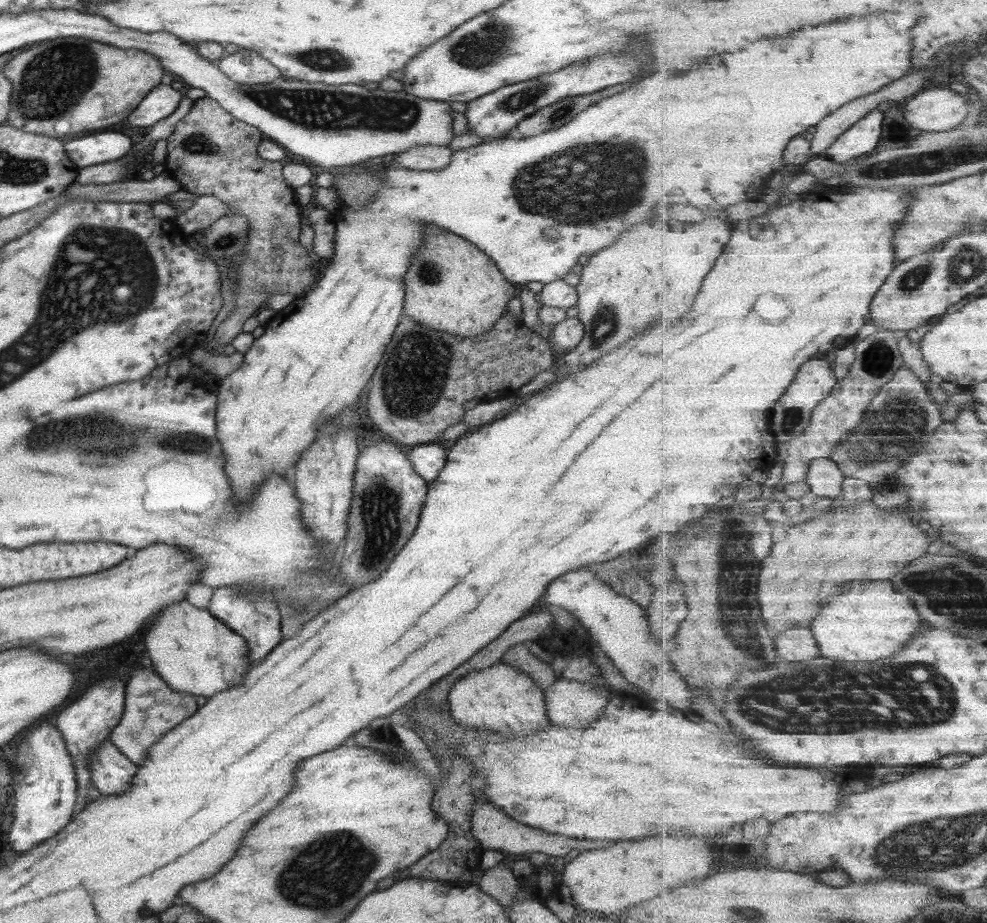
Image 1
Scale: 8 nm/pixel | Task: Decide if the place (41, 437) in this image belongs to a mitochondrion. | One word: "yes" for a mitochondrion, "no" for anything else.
yes

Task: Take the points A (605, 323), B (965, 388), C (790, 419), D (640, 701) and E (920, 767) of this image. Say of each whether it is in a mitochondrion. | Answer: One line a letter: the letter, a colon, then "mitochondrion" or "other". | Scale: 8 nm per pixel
A: mitochondrion
B: other
C: mitochondrion
D: other
E: other

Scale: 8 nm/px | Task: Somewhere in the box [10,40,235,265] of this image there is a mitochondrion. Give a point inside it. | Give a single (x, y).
(199, 144)

